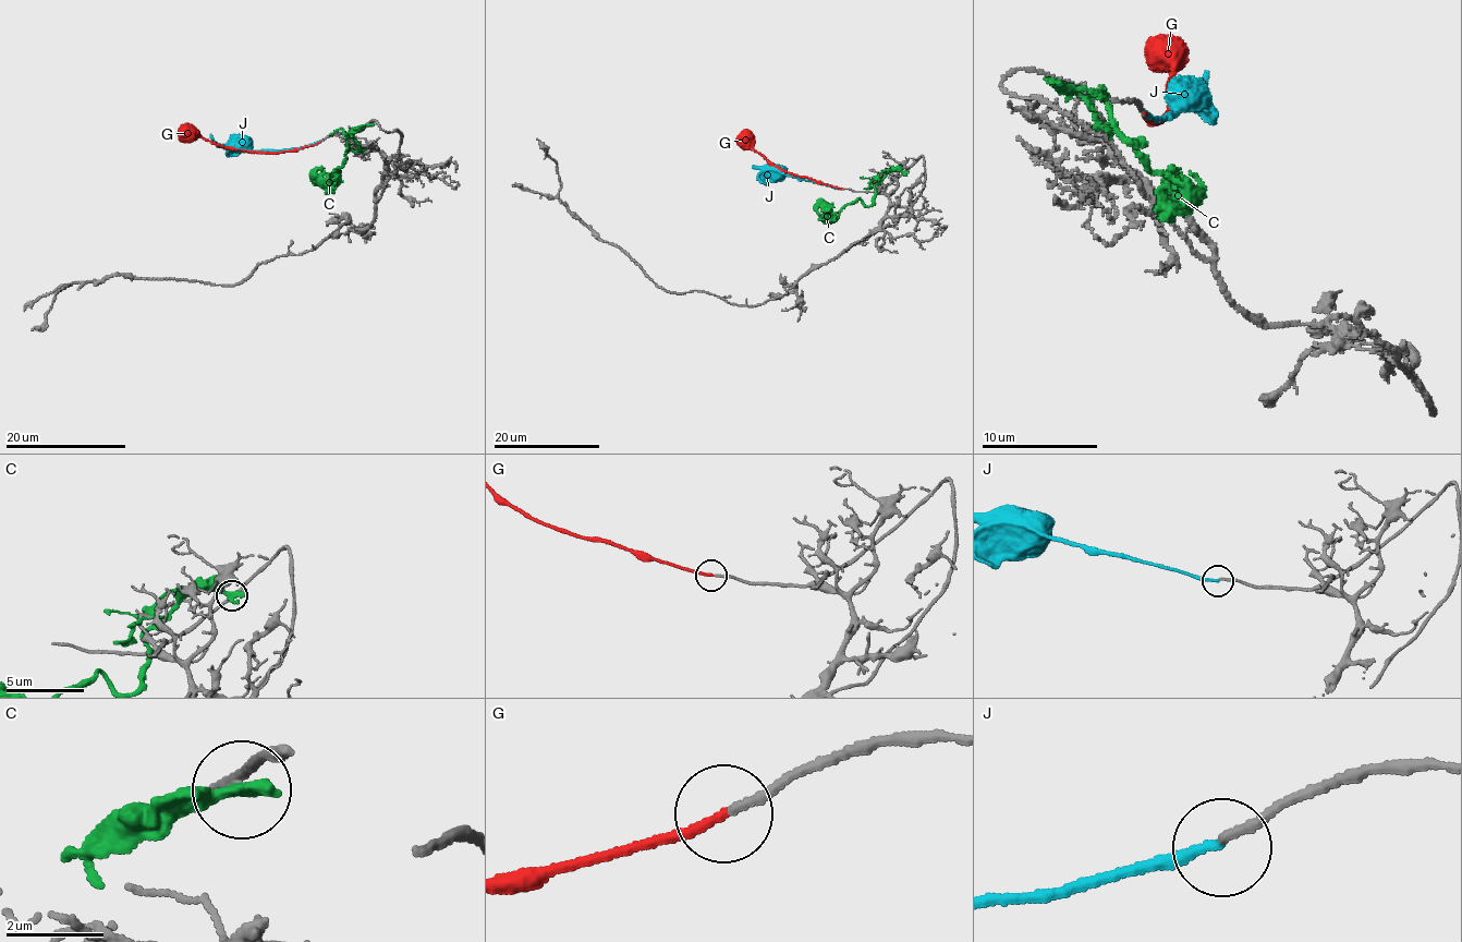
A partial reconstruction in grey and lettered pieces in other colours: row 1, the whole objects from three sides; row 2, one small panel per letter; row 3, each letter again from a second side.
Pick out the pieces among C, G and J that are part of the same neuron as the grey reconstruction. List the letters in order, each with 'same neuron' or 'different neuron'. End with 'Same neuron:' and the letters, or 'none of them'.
C: different neuron
G: same neuron
J: different neuron
Same neuron: G

